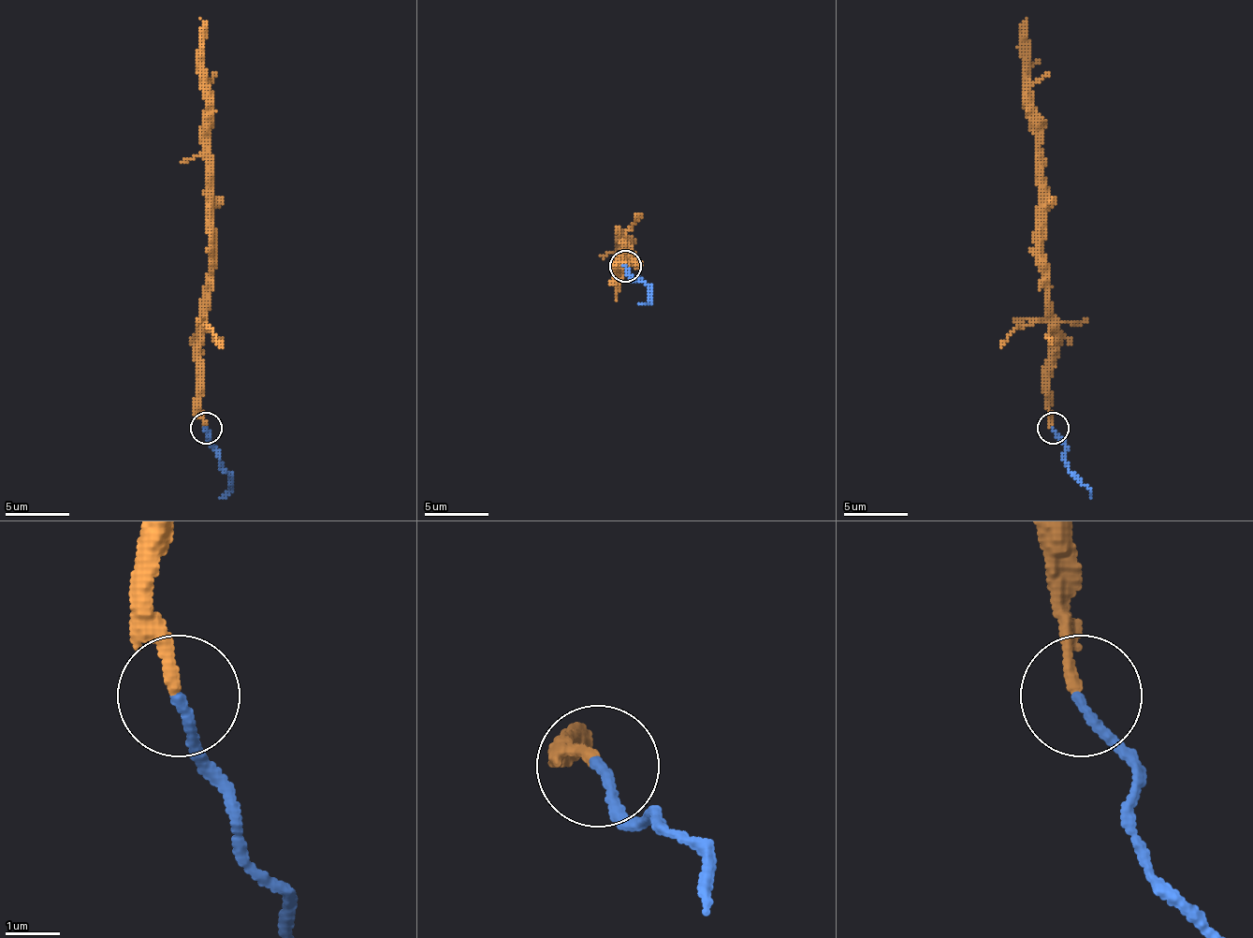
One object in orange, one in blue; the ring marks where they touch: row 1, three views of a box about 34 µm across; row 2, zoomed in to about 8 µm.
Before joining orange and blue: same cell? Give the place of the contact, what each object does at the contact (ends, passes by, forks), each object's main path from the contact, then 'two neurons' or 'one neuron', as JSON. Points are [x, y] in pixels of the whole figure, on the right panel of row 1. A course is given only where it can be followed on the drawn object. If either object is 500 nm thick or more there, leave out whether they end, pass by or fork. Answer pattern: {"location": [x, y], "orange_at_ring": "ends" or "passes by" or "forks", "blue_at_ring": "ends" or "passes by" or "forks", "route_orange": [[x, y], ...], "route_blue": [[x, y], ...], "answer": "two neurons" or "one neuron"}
{"location": [1053, 428], "orange_at_ring": "ends", "blue_at_ring": "ends", "route_orange": [[1052, 428], [1049, 408], [1049, 302], [1040, 271], [1040, 114], [1027, 76], [1027, 19]], "route_blue": [[1052, 428], [1065, 447], [1065, 462], [1084, 485], [1090, 498]], "answer": "two neurons"}

